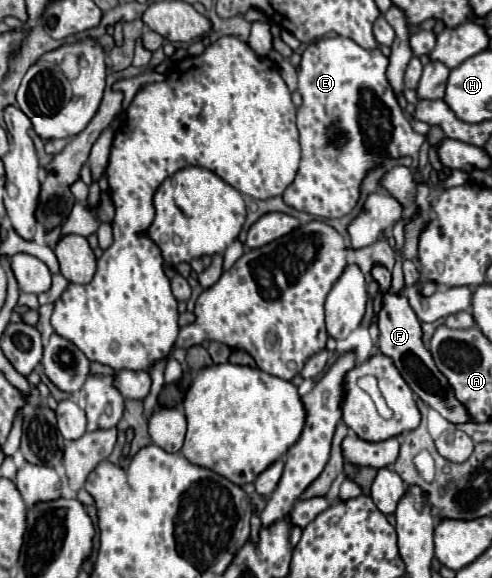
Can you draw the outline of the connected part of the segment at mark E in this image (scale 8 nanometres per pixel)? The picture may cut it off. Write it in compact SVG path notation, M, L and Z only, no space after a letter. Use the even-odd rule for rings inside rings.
M345 37L317 39L301 53L299 93L303 103L297 109L297 129L303 155L297 177L283 193L289 207L321 219L343 217L355 207L359 185L371 167L385 157L417 157L425 135L411 129L387 81L387 67L389 59L379 47L363 49ZM335 131L343 131L349 139L341 149L329 143Z

